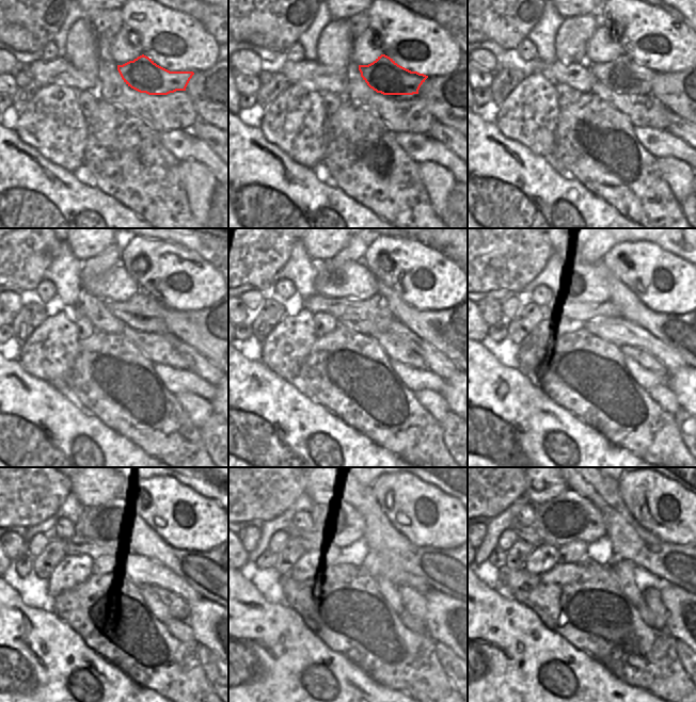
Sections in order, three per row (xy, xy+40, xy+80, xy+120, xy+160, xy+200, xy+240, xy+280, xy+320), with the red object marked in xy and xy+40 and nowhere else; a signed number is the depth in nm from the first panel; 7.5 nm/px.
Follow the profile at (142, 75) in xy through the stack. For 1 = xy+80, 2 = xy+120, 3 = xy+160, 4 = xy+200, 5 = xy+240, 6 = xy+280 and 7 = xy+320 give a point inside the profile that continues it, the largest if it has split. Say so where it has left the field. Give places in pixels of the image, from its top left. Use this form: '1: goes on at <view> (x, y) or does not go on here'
1: goes on at xy+80 (625, 76)
2: goes on at xy+120 (143, 313)
3: goes on at xy+160 (376, 307)
4: goes on at xy+200 (554, 305)
5: goes on at xy+240 (95, 548)
6: goes on at xy+280 (310, 543)
7: goes on at xy+320 (532, 532)

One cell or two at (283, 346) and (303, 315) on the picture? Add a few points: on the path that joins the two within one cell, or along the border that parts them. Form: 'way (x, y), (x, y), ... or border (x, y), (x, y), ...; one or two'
way (290, 338), (302, 326), (303, 322); one

